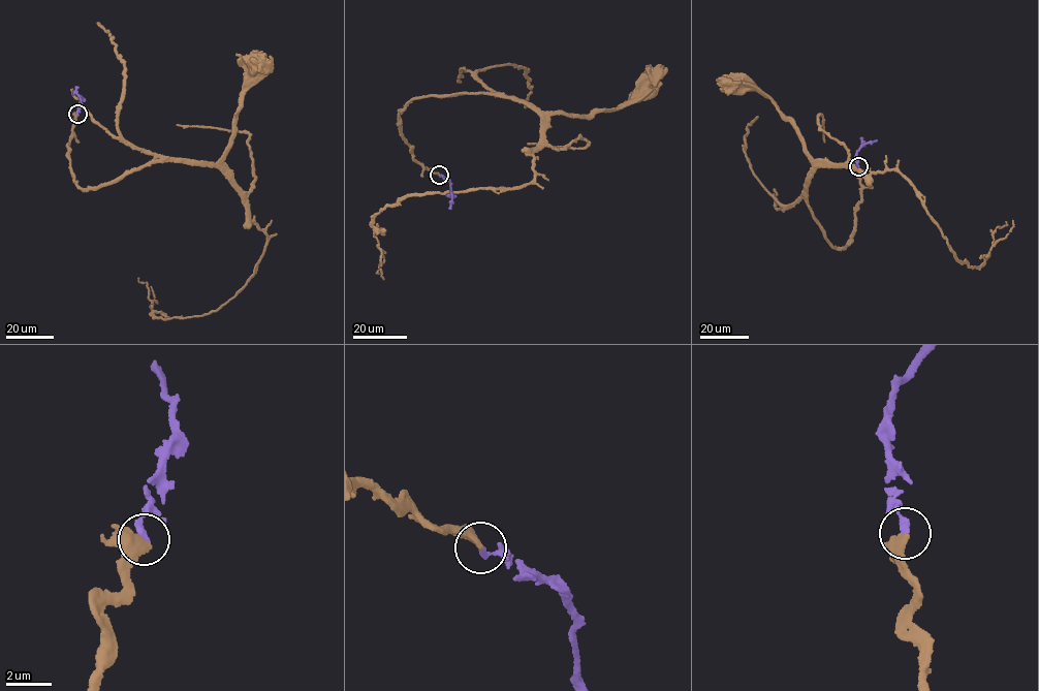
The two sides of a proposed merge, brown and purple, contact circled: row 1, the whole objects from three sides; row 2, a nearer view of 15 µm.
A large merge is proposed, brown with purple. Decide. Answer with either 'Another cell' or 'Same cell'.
Same cell

